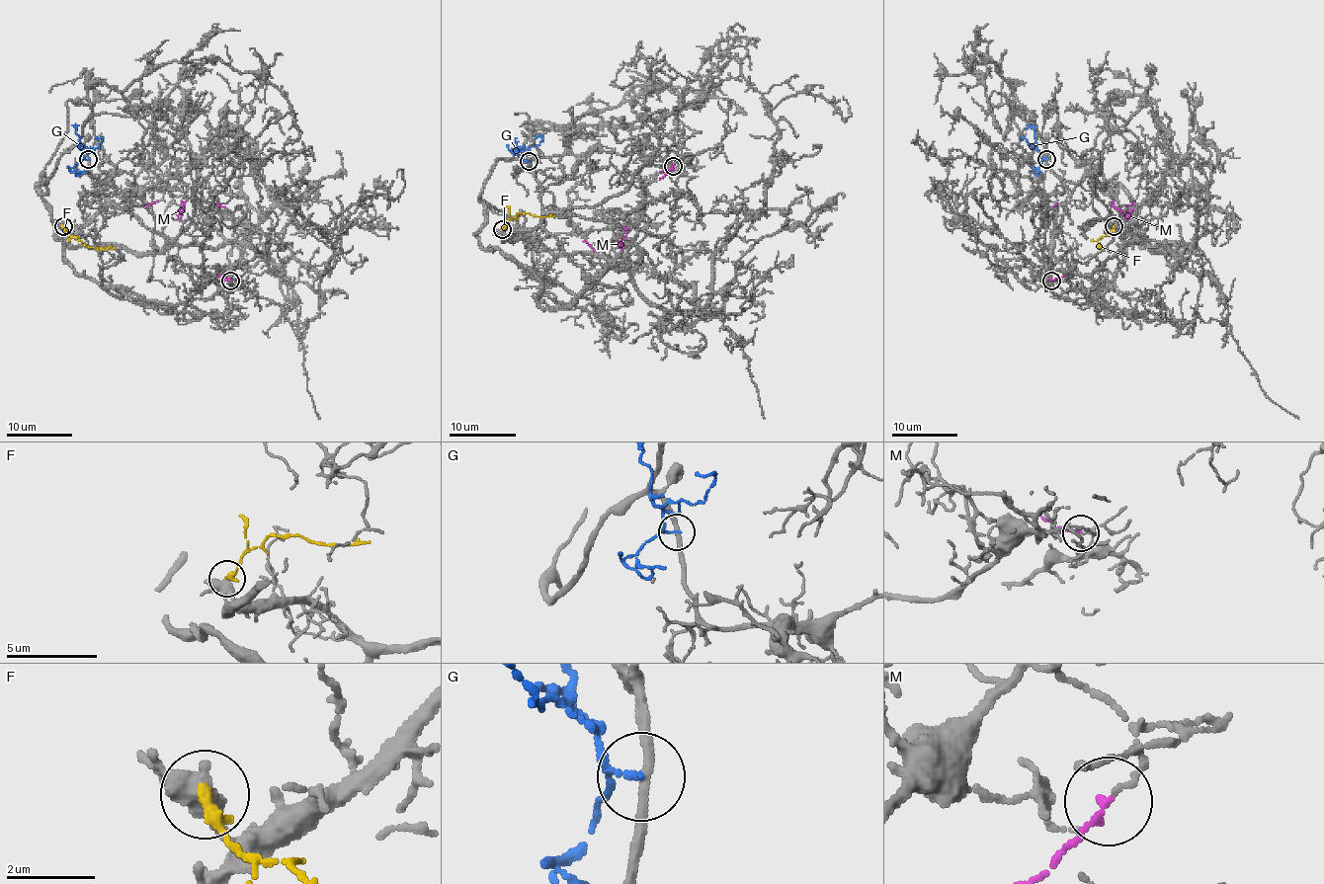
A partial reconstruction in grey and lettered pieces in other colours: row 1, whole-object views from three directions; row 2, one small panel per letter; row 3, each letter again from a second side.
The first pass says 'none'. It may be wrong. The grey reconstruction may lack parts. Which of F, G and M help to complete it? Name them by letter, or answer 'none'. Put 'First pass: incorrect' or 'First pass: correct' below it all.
none
First pass: correct

